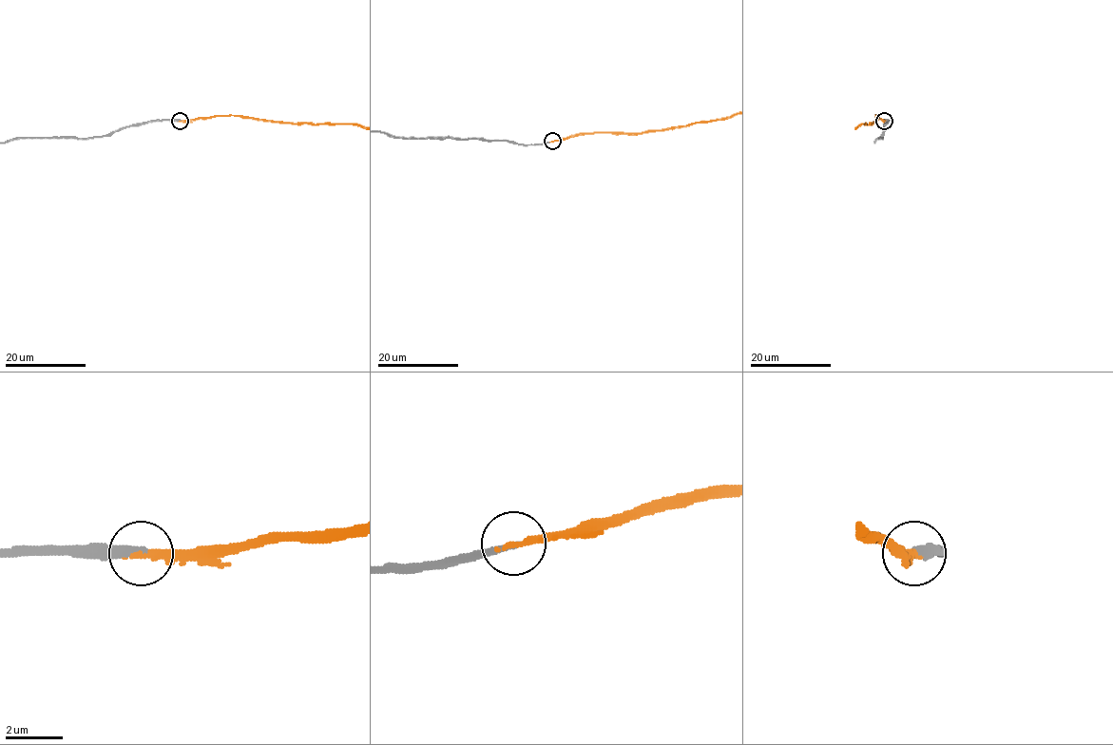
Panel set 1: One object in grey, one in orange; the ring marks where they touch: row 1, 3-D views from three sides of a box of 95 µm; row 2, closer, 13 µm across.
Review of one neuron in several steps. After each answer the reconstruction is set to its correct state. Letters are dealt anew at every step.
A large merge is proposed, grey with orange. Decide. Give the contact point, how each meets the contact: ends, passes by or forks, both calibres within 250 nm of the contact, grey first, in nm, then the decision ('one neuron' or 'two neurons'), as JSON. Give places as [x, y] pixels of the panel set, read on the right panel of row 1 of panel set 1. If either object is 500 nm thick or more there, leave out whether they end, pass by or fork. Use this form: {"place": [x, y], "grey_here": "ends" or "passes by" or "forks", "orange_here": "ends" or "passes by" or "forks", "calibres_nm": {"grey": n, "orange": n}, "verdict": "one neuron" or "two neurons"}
{"place": [884, 121], "grey_here": "ends", "orange_here": "ends", "calibres_nm": {"grey": 280, "orange": 260}, "verdict": "one neuron"}

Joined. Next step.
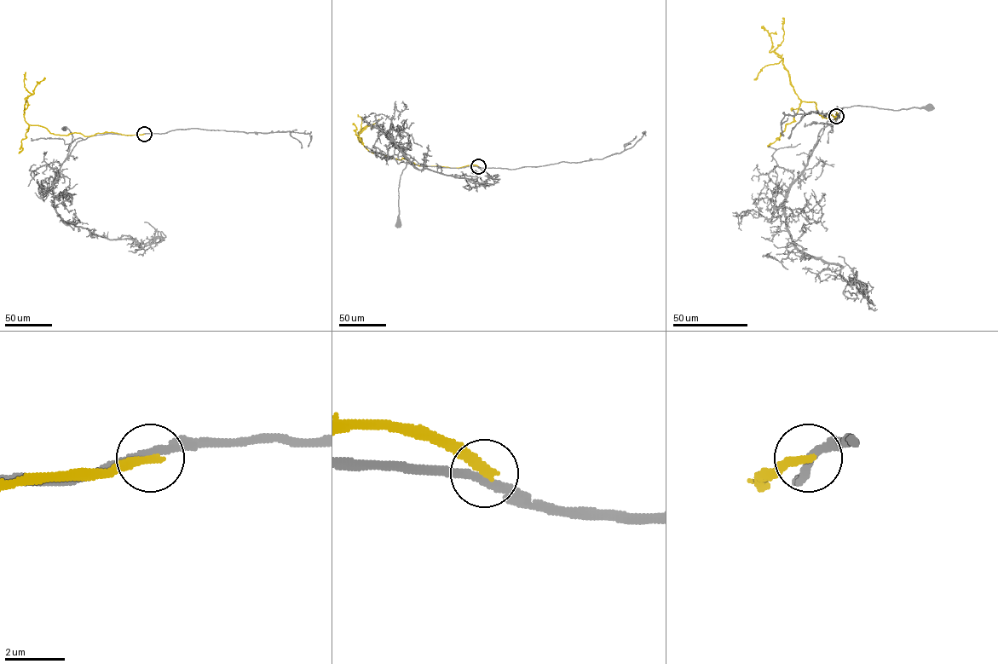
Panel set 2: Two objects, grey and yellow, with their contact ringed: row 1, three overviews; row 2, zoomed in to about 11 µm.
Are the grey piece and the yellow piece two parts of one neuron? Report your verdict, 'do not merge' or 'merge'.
do not merge

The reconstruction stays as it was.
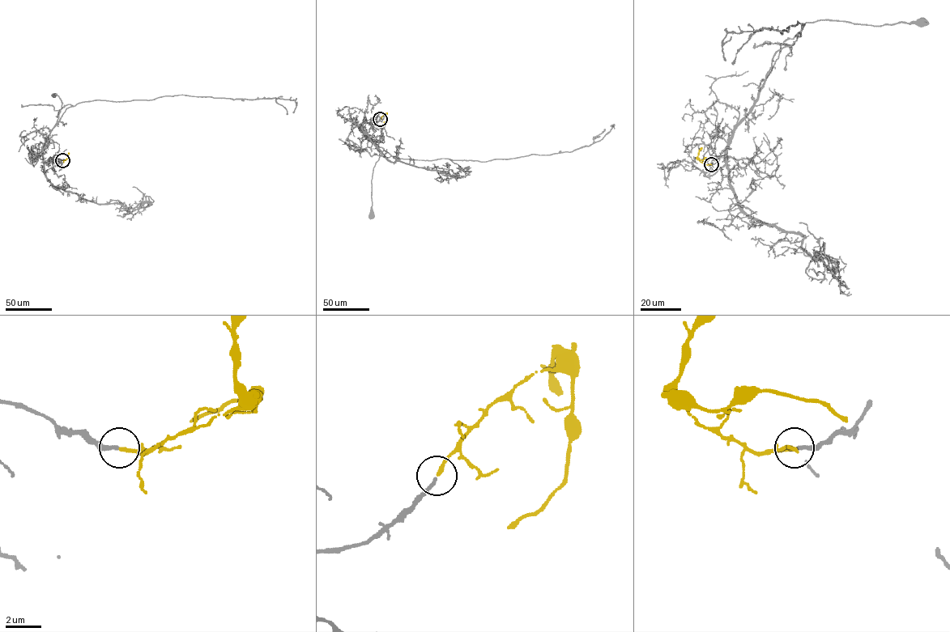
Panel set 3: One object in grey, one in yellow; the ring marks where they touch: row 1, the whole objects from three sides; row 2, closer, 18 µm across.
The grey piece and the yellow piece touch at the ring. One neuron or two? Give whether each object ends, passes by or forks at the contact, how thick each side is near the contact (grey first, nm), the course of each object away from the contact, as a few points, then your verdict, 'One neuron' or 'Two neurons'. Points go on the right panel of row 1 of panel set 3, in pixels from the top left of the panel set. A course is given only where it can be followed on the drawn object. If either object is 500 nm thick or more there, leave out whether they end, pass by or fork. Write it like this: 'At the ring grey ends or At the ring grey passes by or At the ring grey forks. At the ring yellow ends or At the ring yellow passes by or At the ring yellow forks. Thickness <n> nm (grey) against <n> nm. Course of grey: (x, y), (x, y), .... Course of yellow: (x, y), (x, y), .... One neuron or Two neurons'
At the ring grey ends. At the ring yellow ends. Thickness 180 nm (grey) against 180 nm. Course of grey: (711, 164), (719, 158), (706, 176), (725, 163), (726, 142), (781, 45), (806, 23), (920, 23). Course of yellow: (711, 164), (706, 165), (699, 159), (709, 158), (717, 161). One neuron

